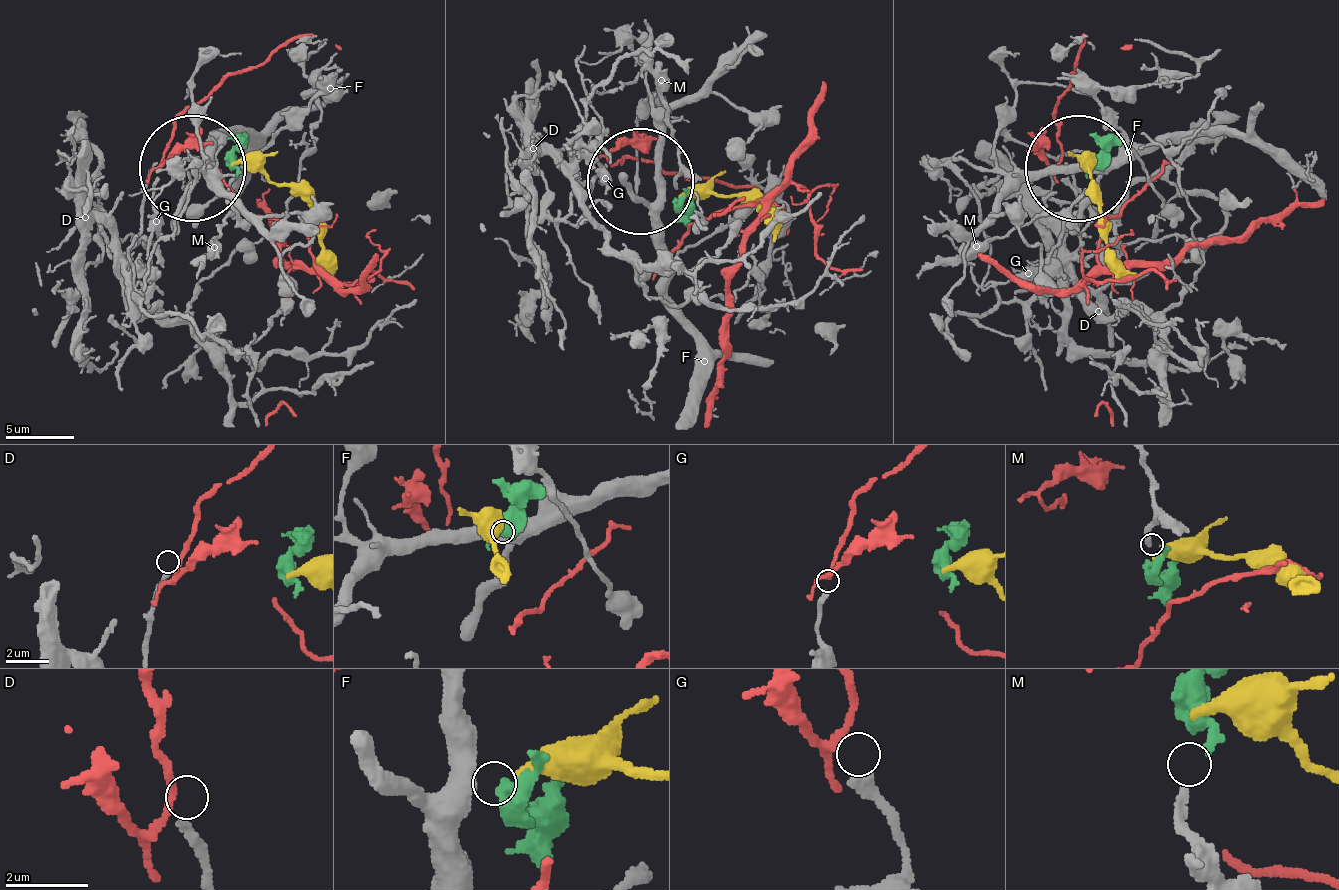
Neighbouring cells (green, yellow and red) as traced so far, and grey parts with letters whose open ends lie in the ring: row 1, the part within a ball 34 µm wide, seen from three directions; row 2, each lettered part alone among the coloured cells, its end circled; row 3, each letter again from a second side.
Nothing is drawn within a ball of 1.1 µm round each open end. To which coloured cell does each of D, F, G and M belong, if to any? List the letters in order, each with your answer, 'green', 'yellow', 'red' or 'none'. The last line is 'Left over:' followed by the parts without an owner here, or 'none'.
D: none
F: yellow
G: red
M: green
Left over: D

